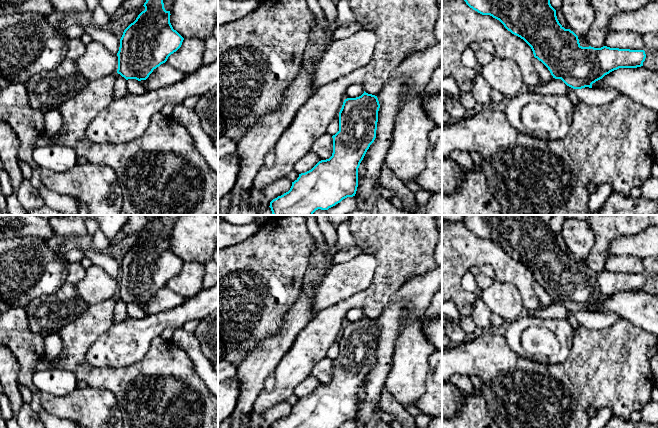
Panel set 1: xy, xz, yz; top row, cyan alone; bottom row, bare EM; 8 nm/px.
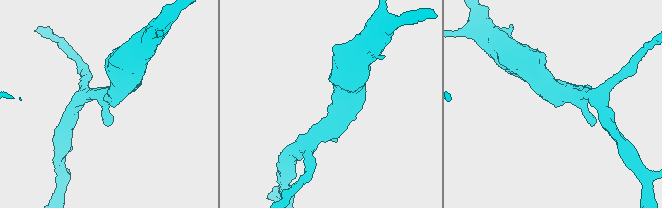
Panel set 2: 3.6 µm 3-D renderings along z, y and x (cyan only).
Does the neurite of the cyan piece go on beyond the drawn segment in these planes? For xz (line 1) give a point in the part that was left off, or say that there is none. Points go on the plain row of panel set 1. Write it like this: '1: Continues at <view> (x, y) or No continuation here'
1: No continuation here

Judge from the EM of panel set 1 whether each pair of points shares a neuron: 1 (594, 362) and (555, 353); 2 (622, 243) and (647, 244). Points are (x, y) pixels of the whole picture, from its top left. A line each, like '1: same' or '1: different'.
1: different
2: same

